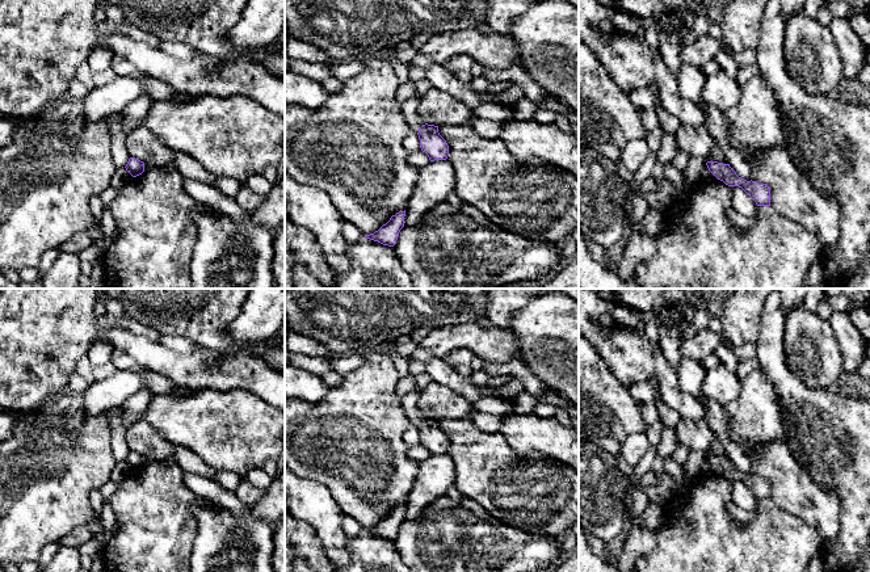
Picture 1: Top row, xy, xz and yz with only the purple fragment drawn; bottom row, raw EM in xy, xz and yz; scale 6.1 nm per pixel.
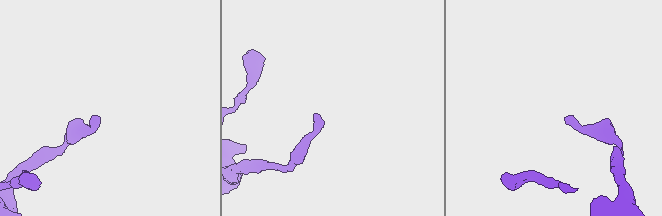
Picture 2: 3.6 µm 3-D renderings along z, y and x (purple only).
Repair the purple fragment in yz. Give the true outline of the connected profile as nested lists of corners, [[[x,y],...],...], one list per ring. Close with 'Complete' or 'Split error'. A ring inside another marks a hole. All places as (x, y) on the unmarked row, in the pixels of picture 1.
[[[707,455],[703,466],[703,476],[720,476],[728,480],[741,481],[757,500],[770,500],[770,481],[756,475],[747,475],[736,468],[730,458]]]. Split error

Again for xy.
[[[130,451],[126,460],[117,463],[112,471],[110,480],[121,484],[131,472],[142,468],[144,466],[144,457]]]. Split error

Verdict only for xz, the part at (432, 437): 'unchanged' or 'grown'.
grown

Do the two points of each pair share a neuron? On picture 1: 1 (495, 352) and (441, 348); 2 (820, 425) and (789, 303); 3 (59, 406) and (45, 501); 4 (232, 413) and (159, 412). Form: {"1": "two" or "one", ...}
{"1": "one", "2": "two", "3": "one", "4": "one"}

